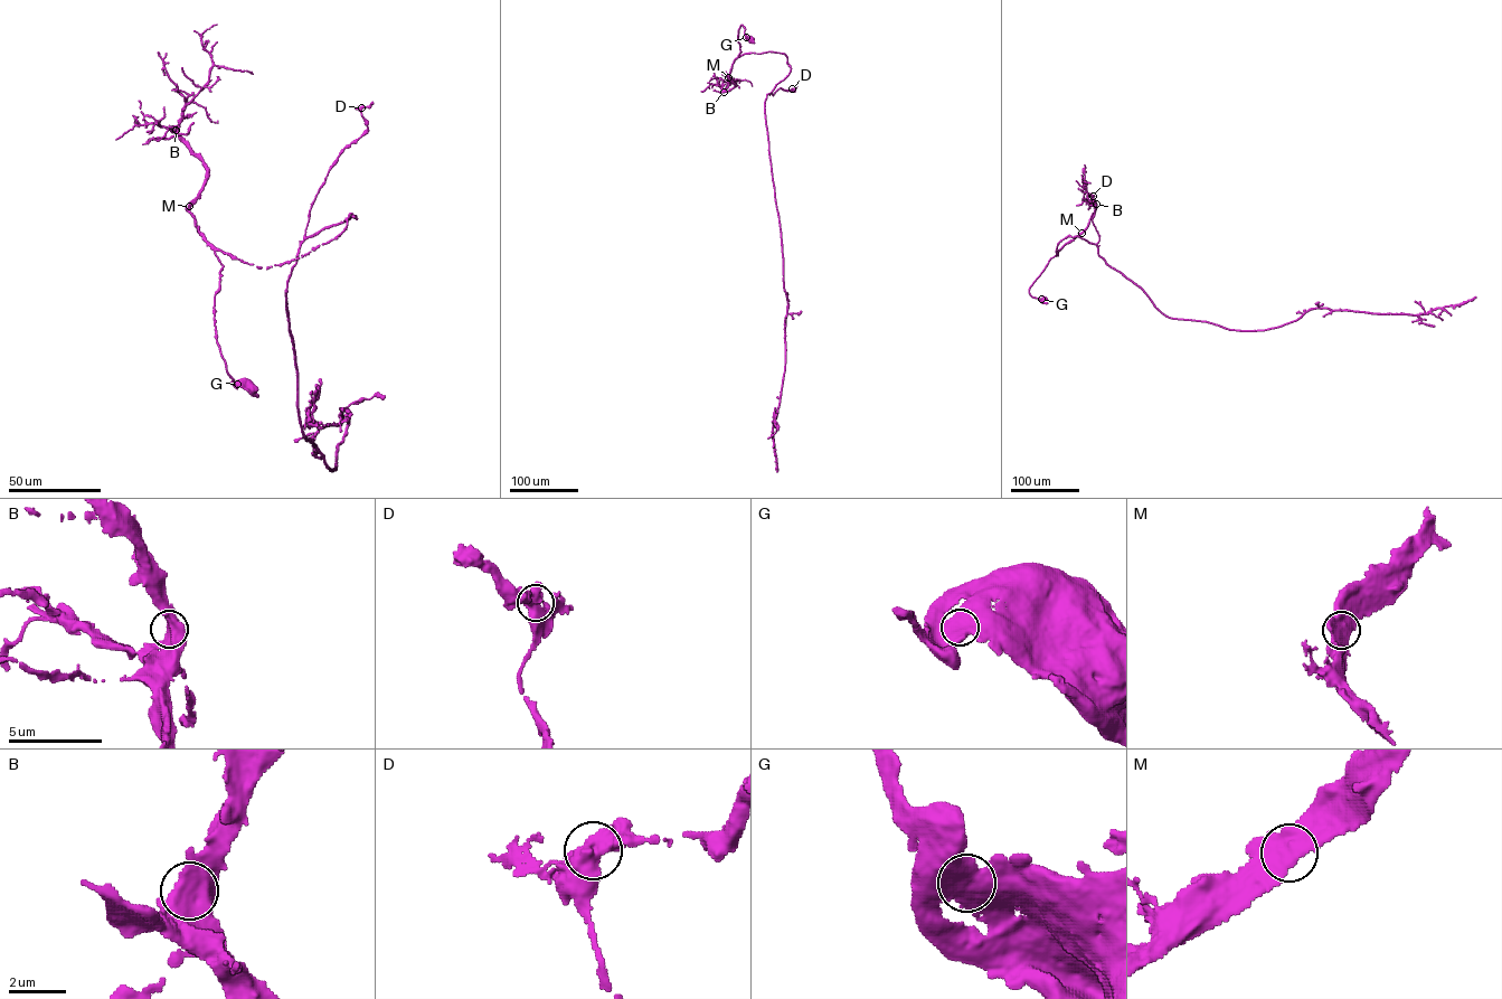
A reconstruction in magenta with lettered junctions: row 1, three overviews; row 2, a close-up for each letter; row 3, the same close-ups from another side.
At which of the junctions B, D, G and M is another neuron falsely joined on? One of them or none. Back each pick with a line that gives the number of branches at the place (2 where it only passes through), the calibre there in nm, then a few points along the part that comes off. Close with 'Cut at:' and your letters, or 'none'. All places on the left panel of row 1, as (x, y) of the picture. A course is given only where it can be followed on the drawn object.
Cut at: none

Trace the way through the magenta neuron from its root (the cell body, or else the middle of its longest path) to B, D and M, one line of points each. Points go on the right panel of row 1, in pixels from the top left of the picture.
B: (1044, 300), (1031, 295), (1030, 286), (1049, 260), (1086, 227), (1096, 204)
D: (1044, 300), (1029, 290), (1061, 248), (1058, 255), (1058, 244), (1069, 235), (1098, 242), (1093, 196)
M: (1044, 300), (1031, 295), (1030, 286), (1049, 260), (1082, 233)

